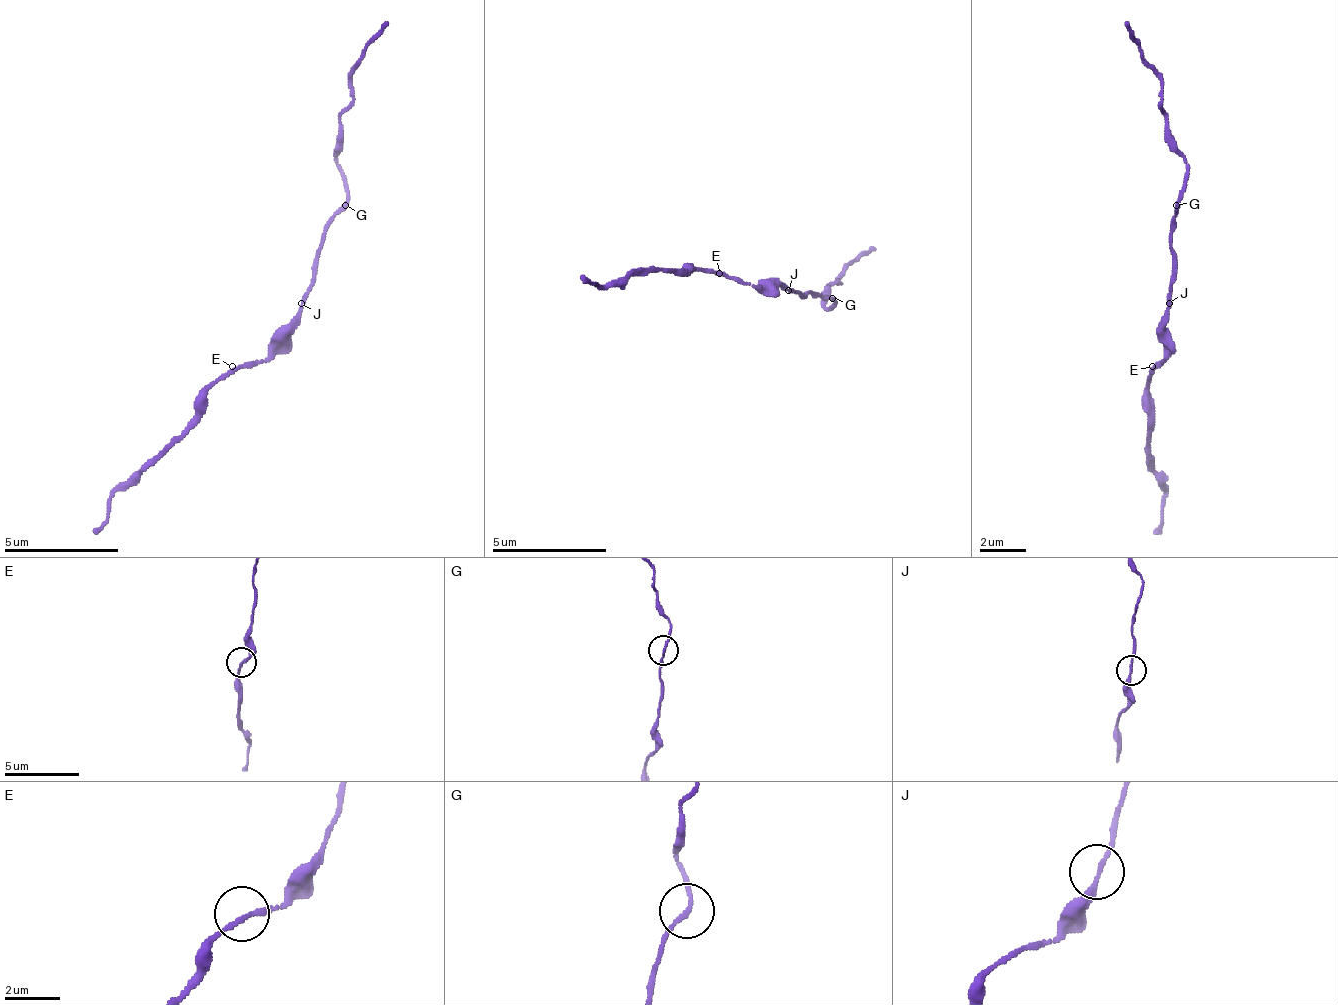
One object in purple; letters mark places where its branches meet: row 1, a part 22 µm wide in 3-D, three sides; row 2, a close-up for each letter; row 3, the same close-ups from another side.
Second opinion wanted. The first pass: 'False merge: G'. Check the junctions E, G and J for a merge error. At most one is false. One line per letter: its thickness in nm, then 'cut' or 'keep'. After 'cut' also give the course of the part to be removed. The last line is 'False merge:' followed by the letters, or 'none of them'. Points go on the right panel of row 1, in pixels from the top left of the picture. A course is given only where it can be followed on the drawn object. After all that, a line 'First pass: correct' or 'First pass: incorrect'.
E: 160 nm | keep
G: 140 nm | cut | (1175, 206), (1186, 155), (1152, 63), (1123, 23)
J: 170 nm | keep
False merge: G
First pass: correct

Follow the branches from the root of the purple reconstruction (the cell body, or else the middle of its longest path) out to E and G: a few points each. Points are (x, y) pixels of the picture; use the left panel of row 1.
E: (306, 303), (301, 309), (301, 320), (261, 360), (255, 360), (249, 366), (232, 366)
G: (306, 303), (306, 286), (312, 280), (312, 257), (323, 240), (323, 229), (346, 206)

